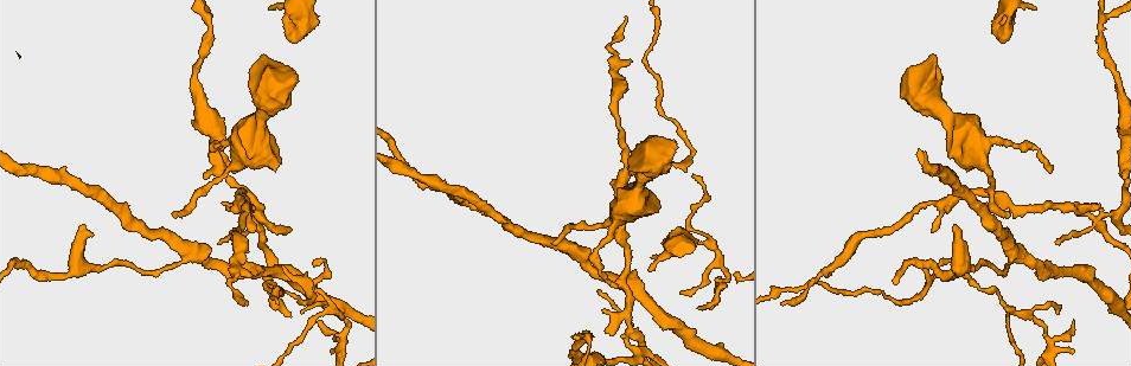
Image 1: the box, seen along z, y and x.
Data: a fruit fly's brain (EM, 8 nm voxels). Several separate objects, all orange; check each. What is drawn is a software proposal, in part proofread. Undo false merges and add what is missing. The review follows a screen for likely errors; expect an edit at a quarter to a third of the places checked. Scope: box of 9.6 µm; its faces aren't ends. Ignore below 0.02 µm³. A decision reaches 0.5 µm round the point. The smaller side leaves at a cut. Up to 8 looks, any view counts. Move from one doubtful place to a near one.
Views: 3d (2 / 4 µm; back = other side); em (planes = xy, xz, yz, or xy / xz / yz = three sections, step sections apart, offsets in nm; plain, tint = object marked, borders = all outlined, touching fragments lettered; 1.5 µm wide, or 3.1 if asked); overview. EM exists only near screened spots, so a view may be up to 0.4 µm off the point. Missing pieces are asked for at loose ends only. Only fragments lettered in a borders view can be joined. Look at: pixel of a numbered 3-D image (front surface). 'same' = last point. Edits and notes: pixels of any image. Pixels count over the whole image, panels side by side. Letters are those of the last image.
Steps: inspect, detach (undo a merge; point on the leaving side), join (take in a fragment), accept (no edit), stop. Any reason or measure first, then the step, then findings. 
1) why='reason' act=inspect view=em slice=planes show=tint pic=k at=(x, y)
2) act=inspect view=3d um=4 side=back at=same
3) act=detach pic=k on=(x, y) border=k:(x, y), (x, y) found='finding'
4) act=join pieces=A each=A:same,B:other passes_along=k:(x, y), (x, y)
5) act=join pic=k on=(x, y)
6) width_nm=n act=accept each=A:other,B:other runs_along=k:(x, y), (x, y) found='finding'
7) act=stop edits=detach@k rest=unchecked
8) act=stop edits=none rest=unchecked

why='tapers out' act=inspect view=3d um=4 pic=1 at=(246, 303)

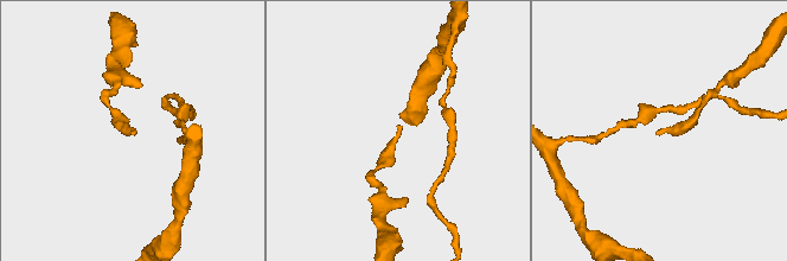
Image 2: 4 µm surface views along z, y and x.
why='shape alone is not enough' act=inspect view=em slice=planes show=borders pic=2 at=(136, 133)

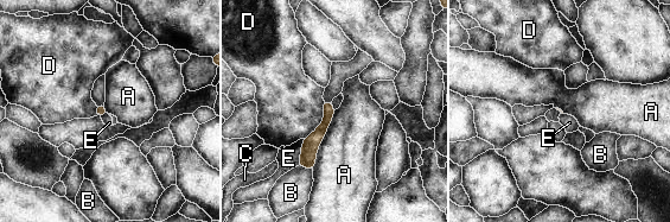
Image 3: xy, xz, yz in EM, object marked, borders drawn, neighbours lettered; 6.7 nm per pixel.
act=accept each=A:other,B:other,C:other,D:other,E:other runs_along=3:(329, 105), (329, 116), (301, 163) found='no lettered fragment goes on from it'

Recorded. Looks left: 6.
why='free end' act=inspect view=3d um=4 pic=1 at=(285, 26)

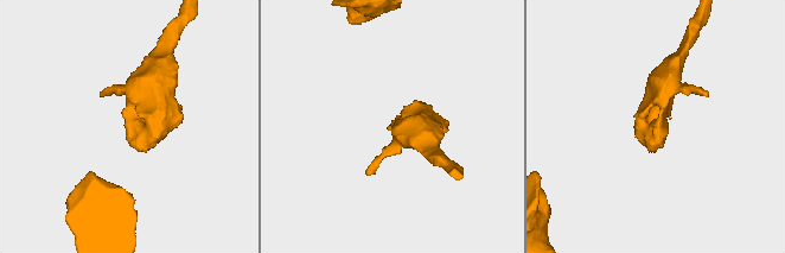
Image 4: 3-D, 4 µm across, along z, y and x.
why='now the EM' act=inspect view=em slice=xz step=8 show=borders pic=4 at=(391, 124)

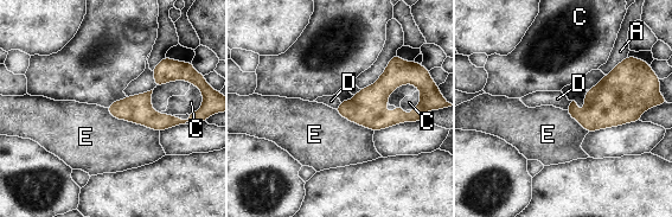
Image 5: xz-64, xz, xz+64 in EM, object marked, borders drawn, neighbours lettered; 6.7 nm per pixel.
act=inspect view=em slice=planes show=borders at=same

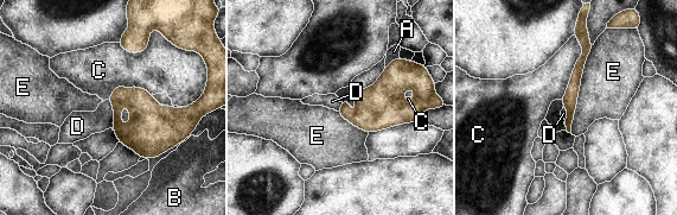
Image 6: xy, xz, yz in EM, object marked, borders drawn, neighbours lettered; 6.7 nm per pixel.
act=accept each=A:other,B:other,C:other,D:other,E:other border=6:(108, 100), (113, 111), (113, 126) found='no lettered fragment goes on from it'

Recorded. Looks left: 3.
act=inspect view=em slice=planes show=tint pic=1 at=(208, 17)

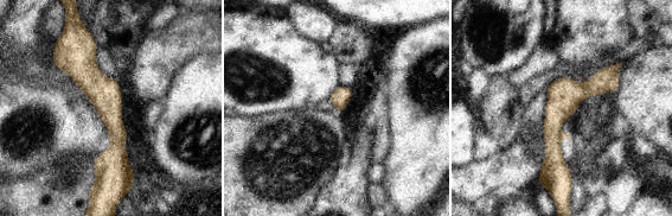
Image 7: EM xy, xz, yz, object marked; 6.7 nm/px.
why='what lies round it' act=inspect view=em slice=planes show=borders at=same

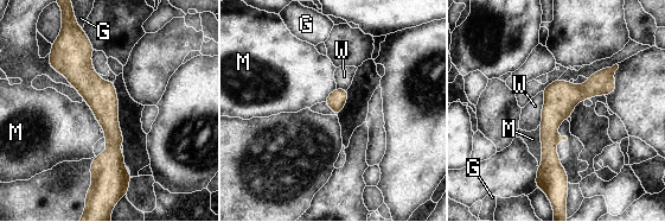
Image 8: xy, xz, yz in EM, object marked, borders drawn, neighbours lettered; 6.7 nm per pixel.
act=accept each=G:other,M:other,W:other found='one neuron here'

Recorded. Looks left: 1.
act=stop edits=none rest=unchecked

